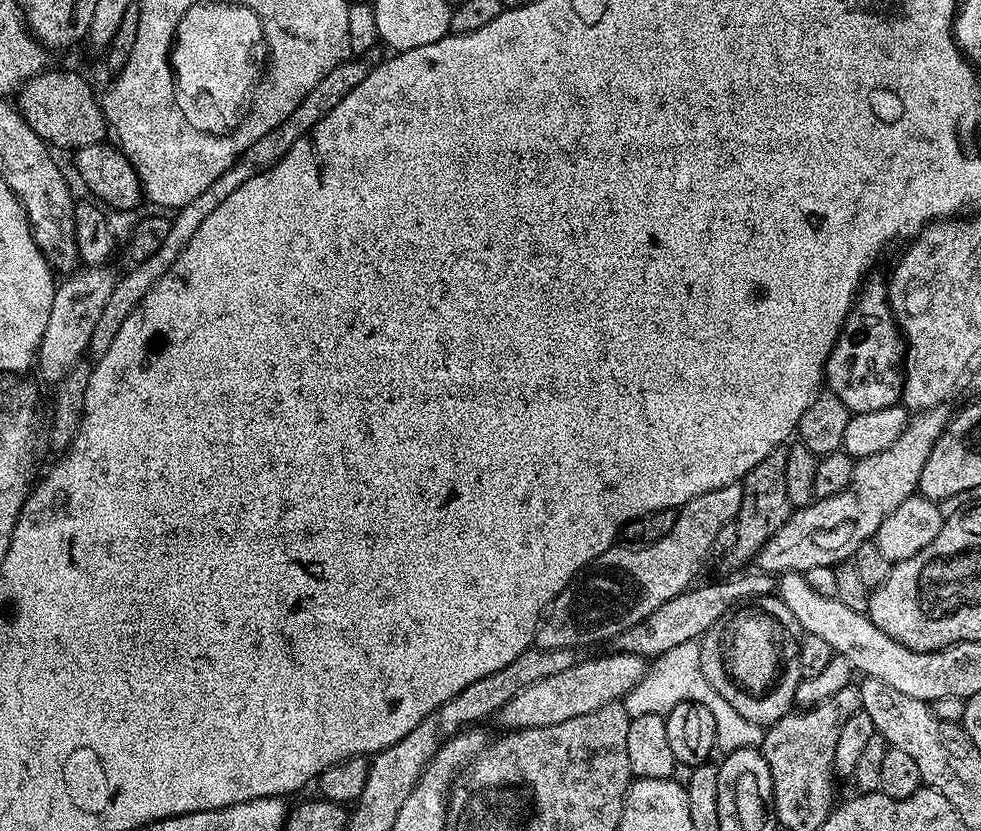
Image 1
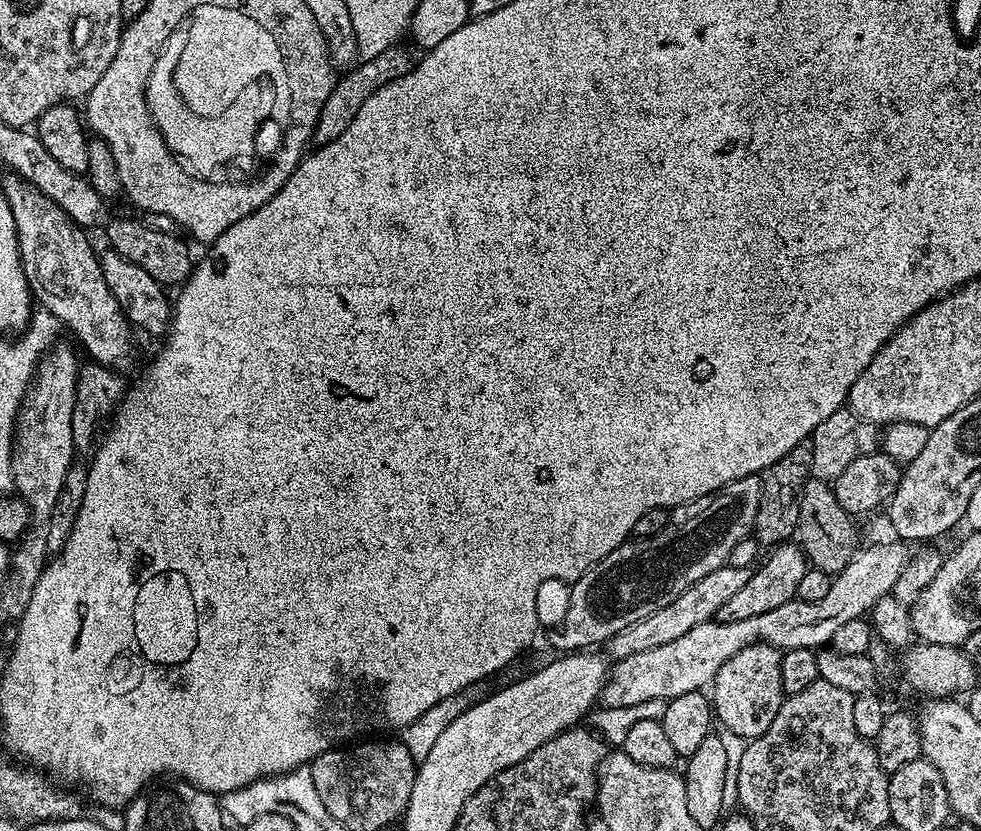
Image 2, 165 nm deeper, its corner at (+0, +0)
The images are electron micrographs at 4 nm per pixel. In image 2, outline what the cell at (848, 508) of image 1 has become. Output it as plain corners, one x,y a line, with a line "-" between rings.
727,563
718,570
710,570
706,578
698,578
694,586
682,590
682,594
678,594
678,598
674,598
670,606
662,606
662,610
654,610
654,614
646,614
646,618
638,618
634,626
626,626
626,630
618,630
618,634
614,634
606,641
606,649
608,648
609,652
607,655
613,661
625,660
630,658
630,654
643,654
645,650
666,646
666,642
675,642
677,638
682,638
682,634
694,630
694,626
716,619
718,610
722,610
722,606
730,602
730,598
734,598
734,594
738,594
738,590
742,590
742,586
746,586
746,582
750,582
751,577
752,568
735,568

